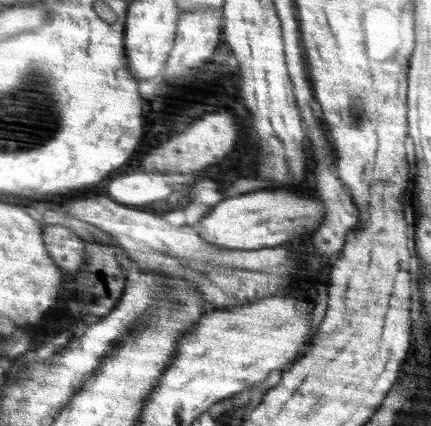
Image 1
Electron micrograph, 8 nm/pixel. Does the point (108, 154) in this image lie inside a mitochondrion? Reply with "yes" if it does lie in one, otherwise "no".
no

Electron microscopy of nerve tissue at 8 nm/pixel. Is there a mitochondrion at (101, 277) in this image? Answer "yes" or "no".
no

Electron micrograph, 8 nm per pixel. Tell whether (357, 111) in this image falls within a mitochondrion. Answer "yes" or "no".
yes

